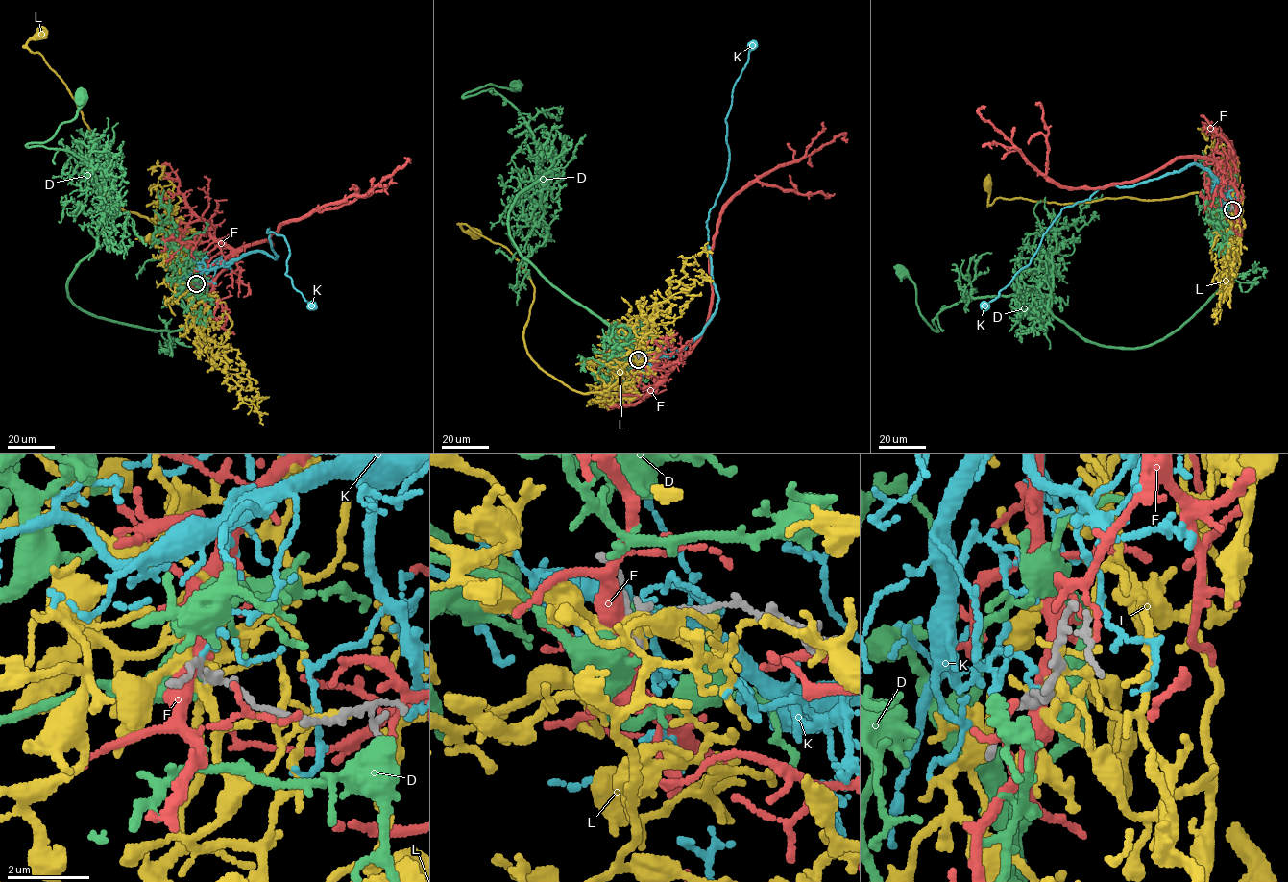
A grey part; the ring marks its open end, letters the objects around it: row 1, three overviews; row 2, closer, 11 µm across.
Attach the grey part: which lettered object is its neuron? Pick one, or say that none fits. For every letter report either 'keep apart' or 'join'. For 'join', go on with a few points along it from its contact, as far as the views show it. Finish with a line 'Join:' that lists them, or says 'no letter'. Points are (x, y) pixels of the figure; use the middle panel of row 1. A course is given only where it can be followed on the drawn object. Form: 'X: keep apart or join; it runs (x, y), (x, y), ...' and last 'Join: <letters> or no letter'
D: join; it runs (638, 359), (617, 352), (628, 328), (510, 235), (516, 195), (548, 172), (519, 110), (463, 97), (516, 85)
F: keep apart
K: keep apart
L: keep apart
Join: D

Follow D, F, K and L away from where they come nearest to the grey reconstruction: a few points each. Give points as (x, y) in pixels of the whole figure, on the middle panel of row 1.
D: (638, 359), (617, 352), (628, 328), (510, 235), (516, 195), (548, 172), (519, 110), (463, 97), (516, 85)
F: (638, 357), (645, 366), (670, 362), (700, 335), (709, 316), (717, 220), (734, 196), (839, 134), (847, 139)
K: (638, 357), (653, 360), (684, 348), (716, 311), (707, 222), (729, 162), (726, 118), (734, 85), (752, 45)
L: (638, 357), (601, 393), (571, 389), (544, 370), (523, 337), (529, 277), (504, 246), (461, 224), (473, 232)

